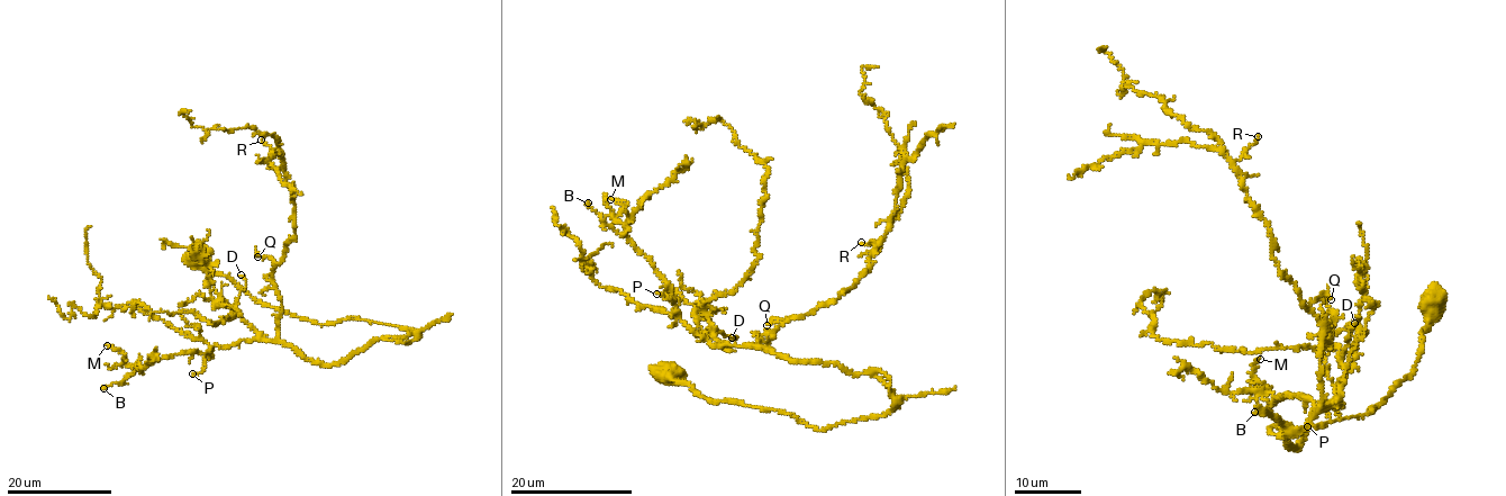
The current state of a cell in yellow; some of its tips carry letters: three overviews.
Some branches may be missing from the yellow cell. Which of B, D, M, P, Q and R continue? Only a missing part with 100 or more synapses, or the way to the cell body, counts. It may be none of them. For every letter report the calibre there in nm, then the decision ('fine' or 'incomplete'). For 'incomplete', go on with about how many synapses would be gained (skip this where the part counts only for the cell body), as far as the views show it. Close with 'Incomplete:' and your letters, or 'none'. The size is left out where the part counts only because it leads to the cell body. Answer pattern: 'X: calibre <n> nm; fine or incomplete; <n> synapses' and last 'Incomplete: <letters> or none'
B: calibre 260 nm; fine
D: calibre 130 nm; fine
M: calibre 140 nm; fine
P: calibre 150 nm; fine
Q: calibre 140 nm; fine
R: calibre 150 nm; fine
Incomplete: none

